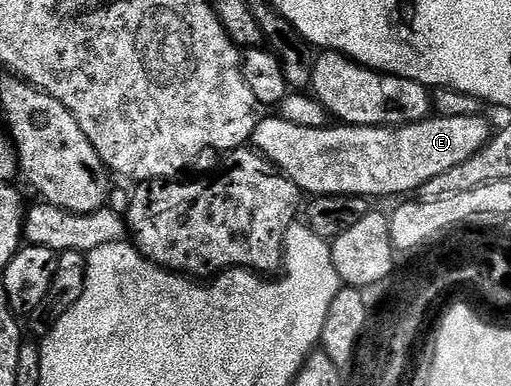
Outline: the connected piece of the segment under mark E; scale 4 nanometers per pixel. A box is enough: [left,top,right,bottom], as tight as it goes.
[251,116,491,200]

